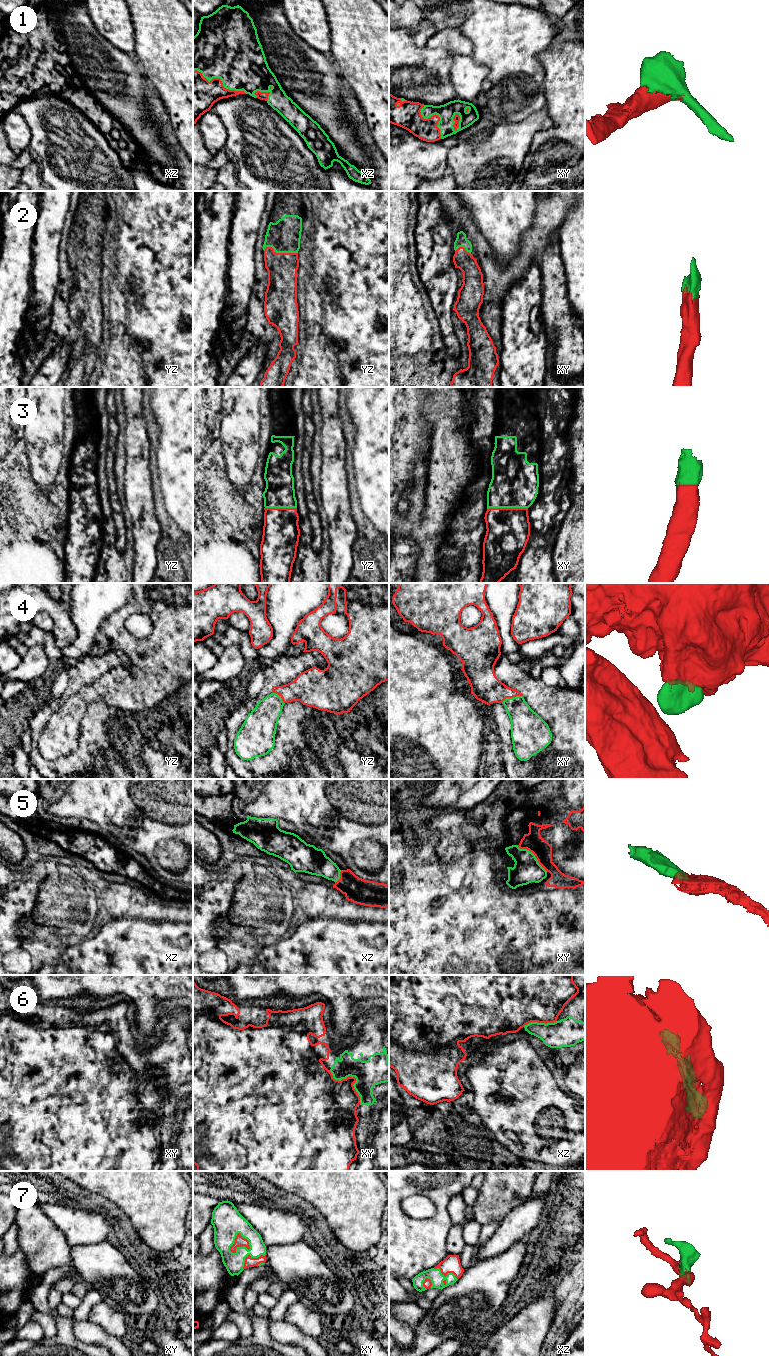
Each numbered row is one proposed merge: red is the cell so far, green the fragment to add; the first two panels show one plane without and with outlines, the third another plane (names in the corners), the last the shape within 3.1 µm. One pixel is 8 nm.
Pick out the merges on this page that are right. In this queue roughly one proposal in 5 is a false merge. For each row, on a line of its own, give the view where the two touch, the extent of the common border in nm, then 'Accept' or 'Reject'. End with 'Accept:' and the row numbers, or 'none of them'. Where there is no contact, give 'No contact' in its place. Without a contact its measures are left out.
1: Touches red in xz. Shared border 480 nm. Accept
2: Touches red in yz. Shared border 280 nm. Accept
3: Touches red in xy. Shared border 320 nm. Accept
4: Touches red in xy. Shared border 190 nm. Accept
5: Touches red in xy. Shared border 320 nm. Accept
6: Touches red in xy. Shared border 380 nm. Accept
7: Touches red in xy. Shared border 190 nm. Accept
Accept: 1, 2, 3, 4, 5, 6, 7

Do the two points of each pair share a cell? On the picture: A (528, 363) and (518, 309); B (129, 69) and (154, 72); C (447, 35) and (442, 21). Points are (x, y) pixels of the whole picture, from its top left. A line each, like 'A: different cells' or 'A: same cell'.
A: same cell
B: different cells
C: different cells

